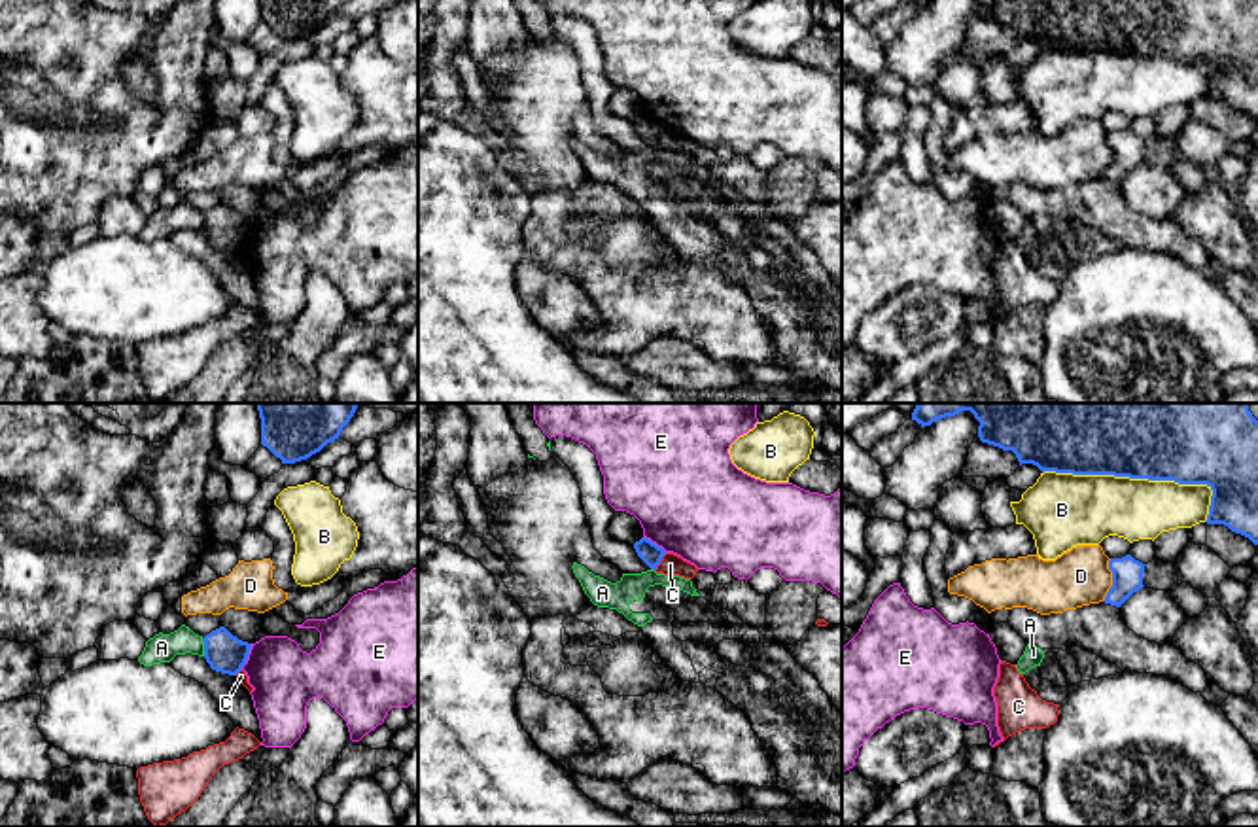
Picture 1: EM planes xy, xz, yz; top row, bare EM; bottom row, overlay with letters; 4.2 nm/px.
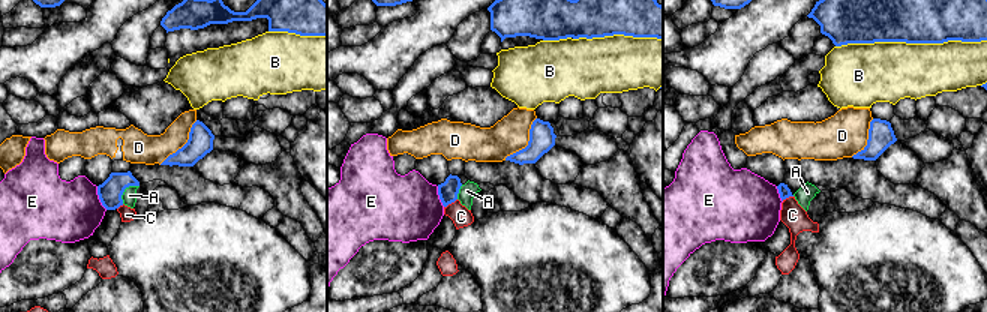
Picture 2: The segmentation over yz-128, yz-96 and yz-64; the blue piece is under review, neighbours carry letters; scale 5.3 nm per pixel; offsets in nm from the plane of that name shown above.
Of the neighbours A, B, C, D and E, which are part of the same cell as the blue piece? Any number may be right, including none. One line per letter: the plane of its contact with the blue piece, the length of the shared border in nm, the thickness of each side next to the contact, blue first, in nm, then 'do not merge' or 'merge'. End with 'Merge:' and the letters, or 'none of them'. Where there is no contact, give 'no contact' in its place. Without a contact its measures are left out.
A: meets blue in xy; contact 80 nm long; 170 nm thick on the blue side, 120 nm on the other; do not merge
B: meets blue in yz; contact 750 nm long; 260 nm thick on the blue side, 300 nm on the other; do not merge
C: meets blue in xz; contact 90 nm long; 90 nm thick on the blue side, 90 nm on the other; do not merge
D: meets blue in yz; contact 190 nm long; 130 nm thick on the blue side, 240 nm on the other; do not merge
E: meets blue in xy; contact 120 nm long; 170 nm thick on the blue side, 280 nm on the other; do not merge
Merge: none of them

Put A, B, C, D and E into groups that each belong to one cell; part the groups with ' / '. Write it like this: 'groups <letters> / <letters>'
groups A / B / C / D / E

